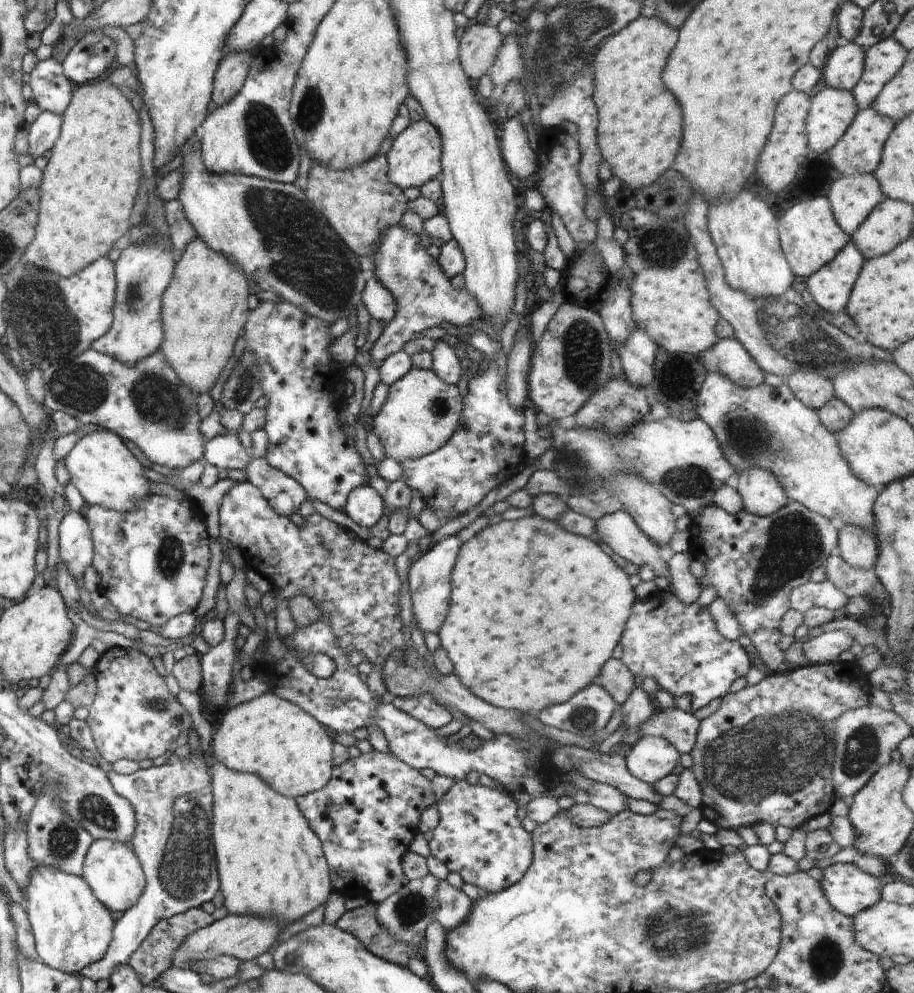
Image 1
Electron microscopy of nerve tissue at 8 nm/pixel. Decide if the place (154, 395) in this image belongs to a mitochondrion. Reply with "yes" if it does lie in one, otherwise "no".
yes

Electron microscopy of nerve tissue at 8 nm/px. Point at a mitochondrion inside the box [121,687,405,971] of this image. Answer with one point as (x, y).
(185, 868)

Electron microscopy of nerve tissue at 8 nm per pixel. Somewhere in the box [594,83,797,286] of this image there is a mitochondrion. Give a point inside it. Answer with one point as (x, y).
(663, 246)

